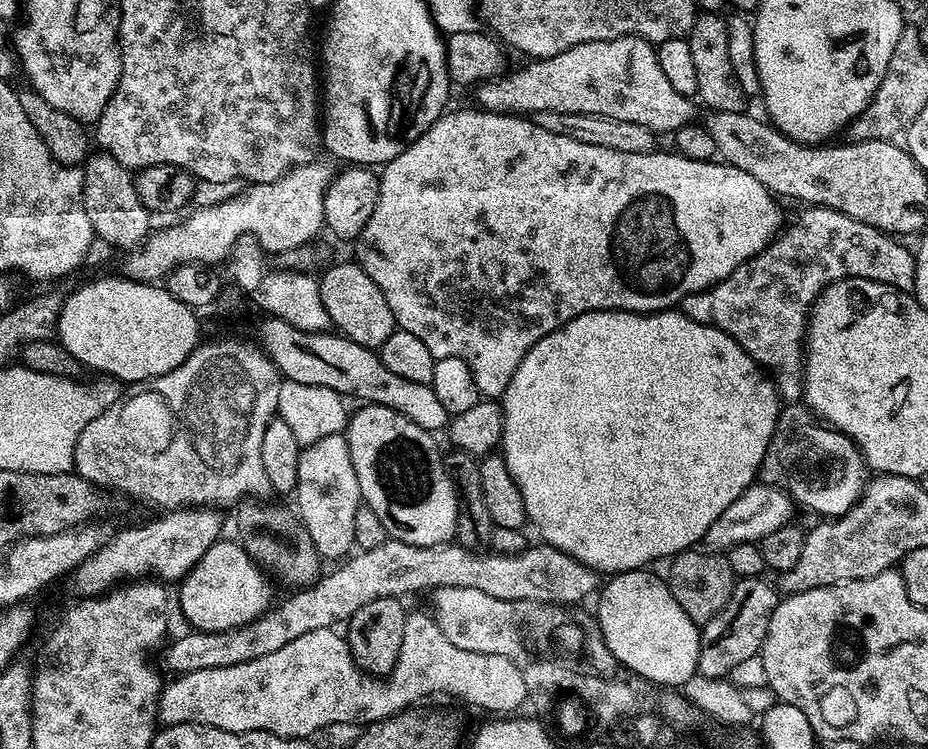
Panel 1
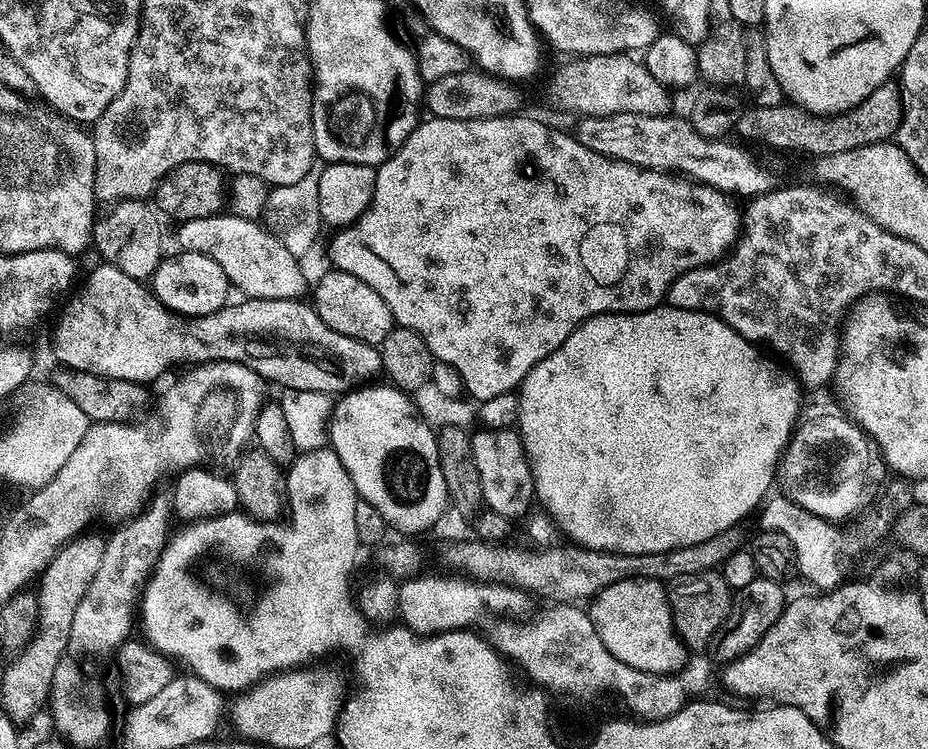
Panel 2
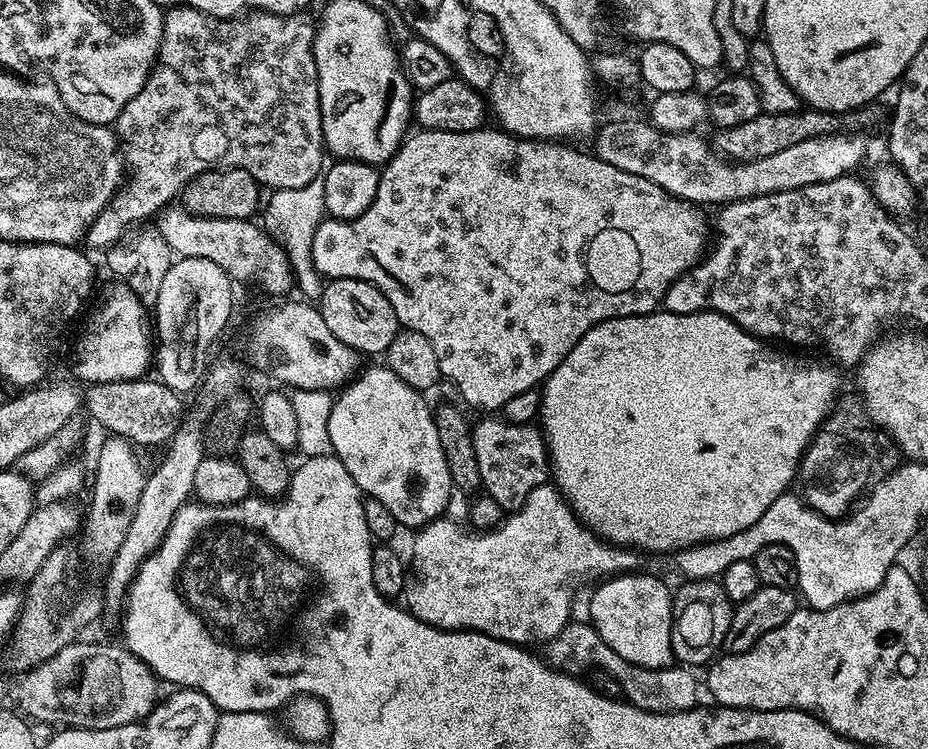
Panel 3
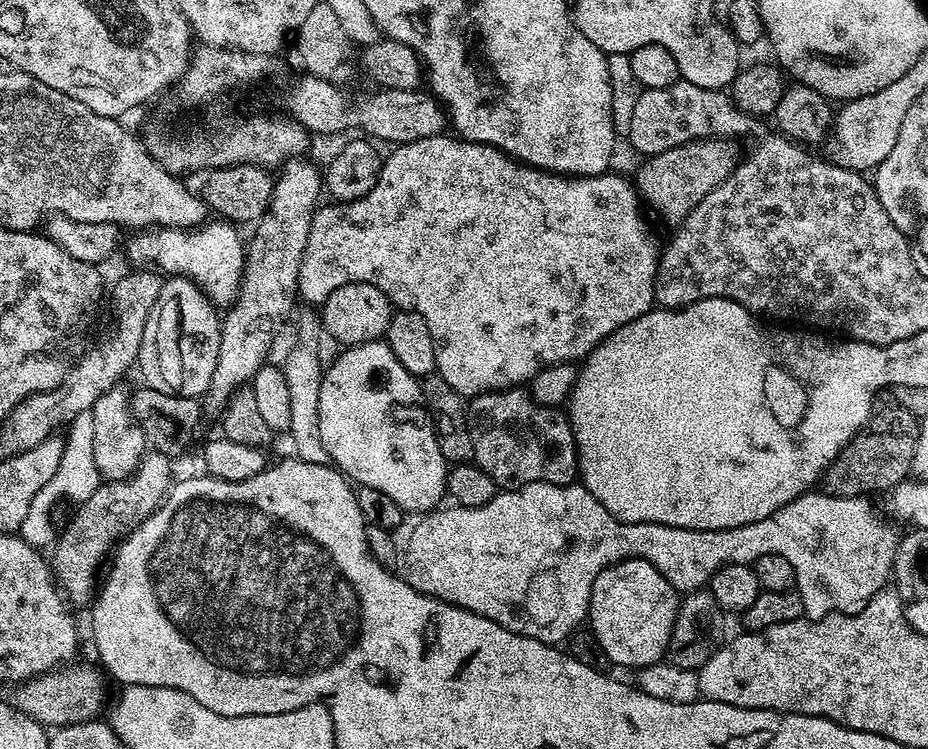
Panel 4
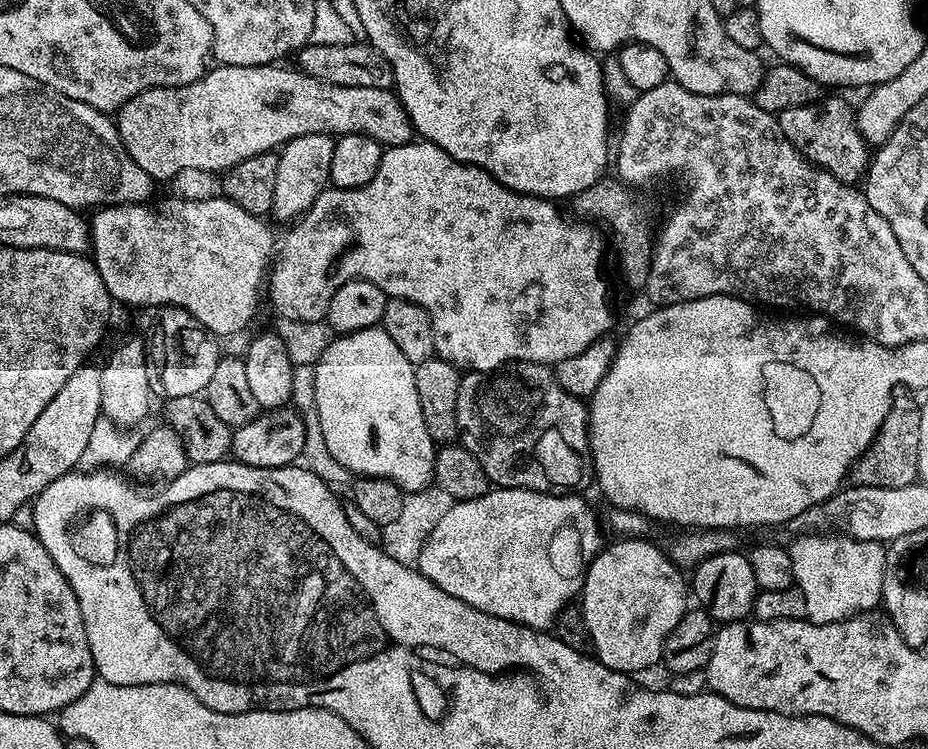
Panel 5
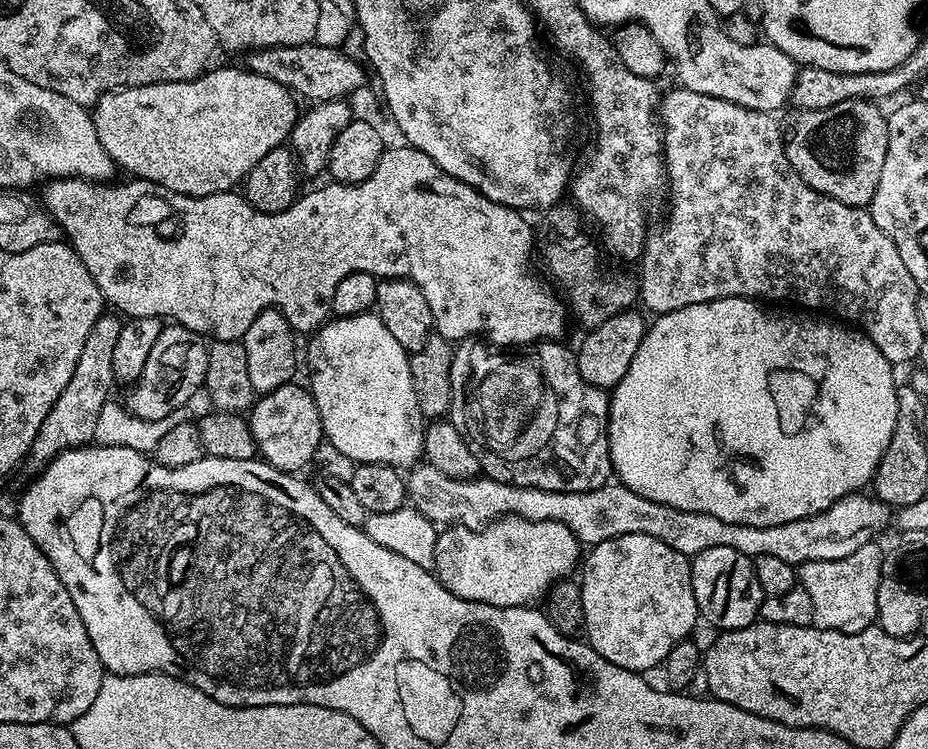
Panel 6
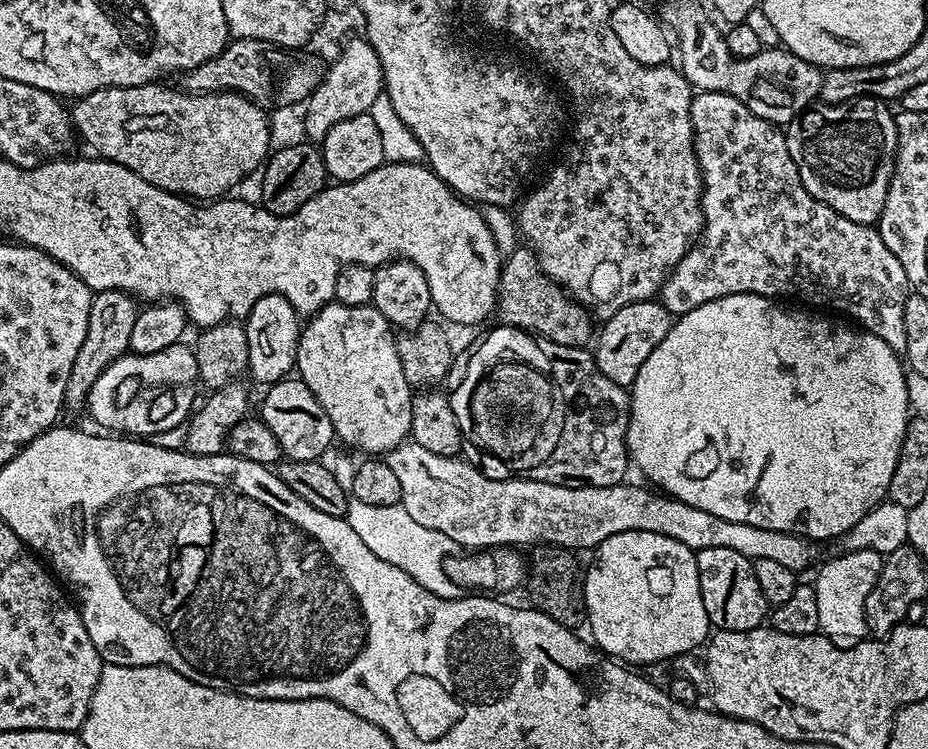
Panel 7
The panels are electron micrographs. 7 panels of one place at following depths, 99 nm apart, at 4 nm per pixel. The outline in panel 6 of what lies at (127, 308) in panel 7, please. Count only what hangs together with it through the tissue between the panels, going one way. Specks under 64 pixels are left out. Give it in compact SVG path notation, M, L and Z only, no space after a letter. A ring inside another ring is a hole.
M105 314L94 324L94 330L90 330L90 338L86 338L86 346L82 346L78 366L74 366L74 374L70 382L66 382L66 390L58 394L58 402L54 402L50 414L46 414L32 443L30 460L39 466L47 466L60 453L91 445L97 439L100 416L105 413L105 404L110 400L108 391L114 385L114 346L118 343L121 323L119 315Z

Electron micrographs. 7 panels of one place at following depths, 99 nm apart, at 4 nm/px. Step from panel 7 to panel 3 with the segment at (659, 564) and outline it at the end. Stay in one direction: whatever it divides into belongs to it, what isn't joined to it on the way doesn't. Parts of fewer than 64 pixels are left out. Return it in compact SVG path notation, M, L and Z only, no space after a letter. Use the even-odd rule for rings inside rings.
M633 570L613 575L605 579L596 588L592 601L588 604L588 616L596 633L618 654L618 658L626 658L626 662L634 662L647 668L667 668L673 663L672 655L672 597L673 593L656 576L647 576L644 570Z

